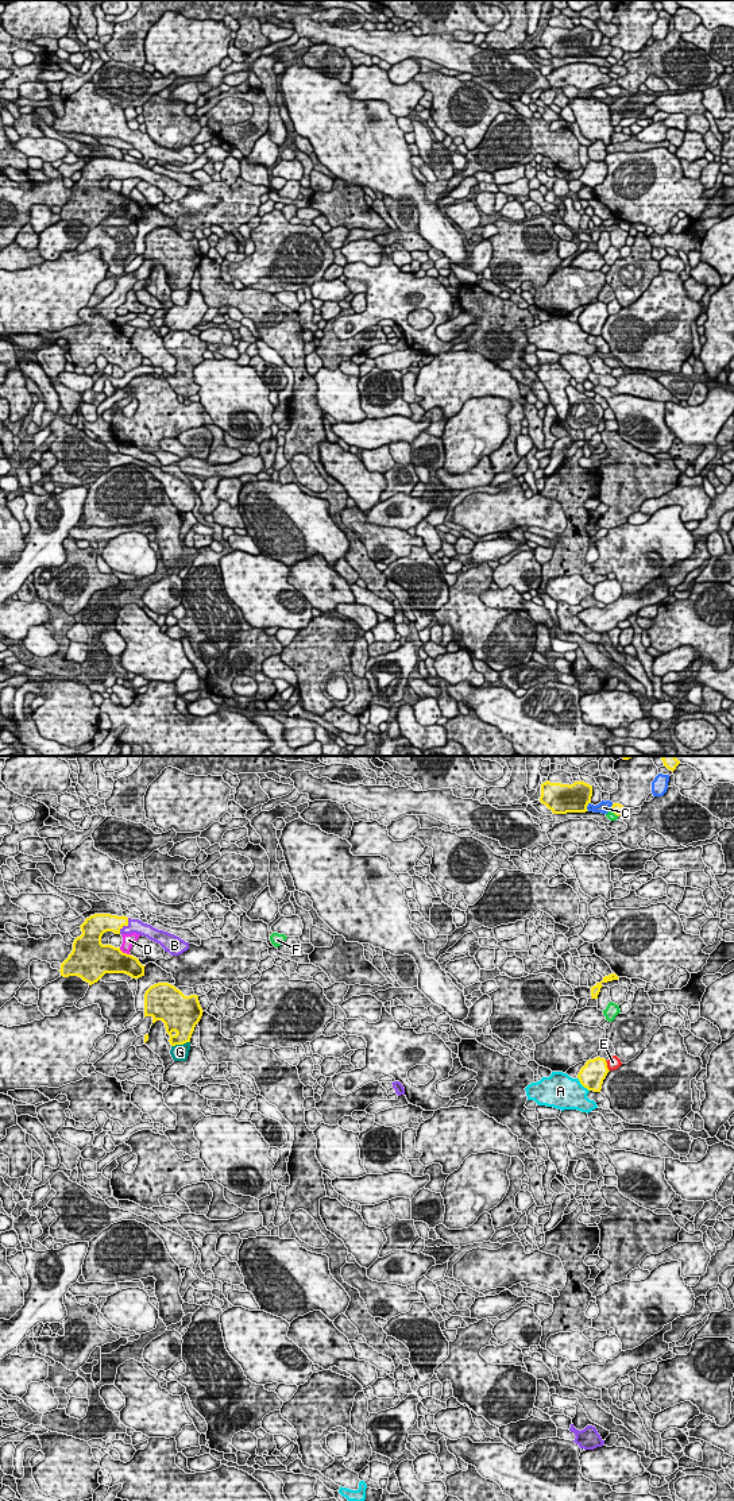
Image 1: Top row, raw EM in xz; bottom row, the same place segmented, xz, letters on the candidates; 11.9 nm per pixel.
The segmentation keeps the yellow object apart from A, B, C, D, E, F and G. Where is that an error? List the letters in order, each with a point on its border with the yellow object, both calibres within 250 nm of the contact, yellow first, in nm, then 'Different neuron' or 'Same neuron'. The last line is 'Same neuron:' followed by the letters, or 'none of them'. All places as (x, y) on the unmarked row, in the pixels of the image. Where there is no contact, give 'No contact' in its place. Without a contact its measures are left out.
A: Touches yellow at xz (582, 328). Thickness 300 nm (yellow) against 420 nm. Different neuron
B: Touches yellow at xz (124, 169). Thickness 220 nm (yellow) against 160 nm. Same neuron
C: Touches yellow at xz (587, 49). Thickness 340 nm (yellow) against 140 nm. Different neuron
D: Touches yellow at xz (124, 197). Thickness 360 nm (yellow) against 160 nm. Different neuron
E: Touches yellow at xz (606, 311). Thickness 300 nm (yellow) against 160 nm. Different neuron
F: Touches yellow at xz (614, 57). Thickness 140 nm (yellow) against 90 nm. Different neuron
G: Touches yellow at xz (180, 288). Thickness 280 nm (yellow) against 190 nm. Different neuron
Same neuron: B

